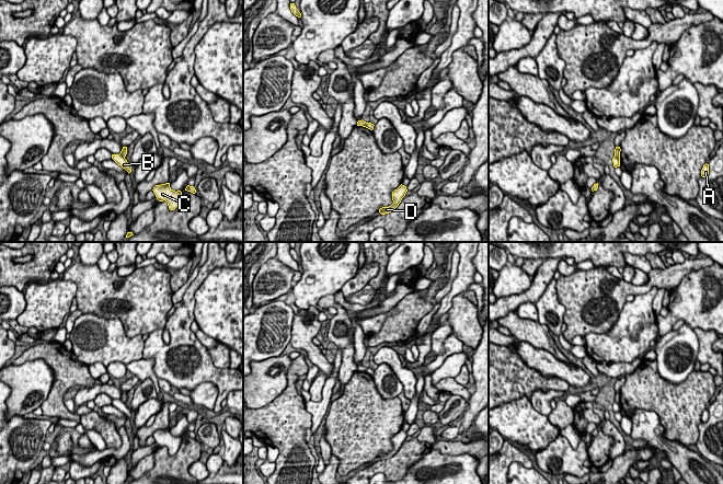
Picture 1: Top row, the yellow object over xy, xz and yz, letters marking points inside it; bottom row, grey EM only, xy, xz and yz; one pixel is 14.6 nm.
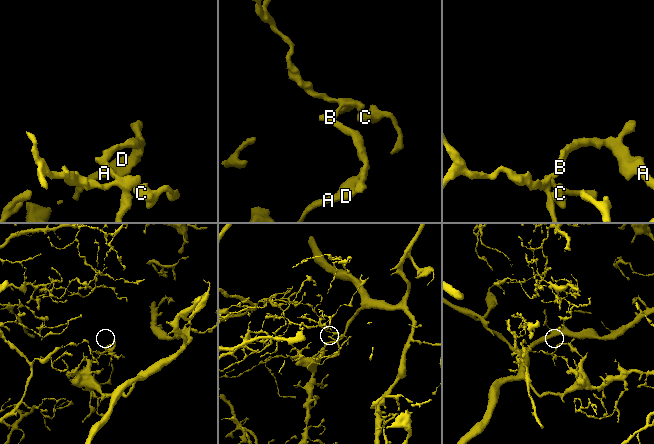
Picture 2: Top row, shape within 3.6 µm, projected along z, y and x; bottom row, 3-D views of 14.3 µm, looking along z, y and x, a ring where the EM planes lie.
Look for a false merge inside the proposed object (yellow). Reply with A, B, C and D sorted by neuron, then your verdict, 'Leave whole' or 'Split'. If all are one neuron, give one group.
Groups: A D / B C. Split

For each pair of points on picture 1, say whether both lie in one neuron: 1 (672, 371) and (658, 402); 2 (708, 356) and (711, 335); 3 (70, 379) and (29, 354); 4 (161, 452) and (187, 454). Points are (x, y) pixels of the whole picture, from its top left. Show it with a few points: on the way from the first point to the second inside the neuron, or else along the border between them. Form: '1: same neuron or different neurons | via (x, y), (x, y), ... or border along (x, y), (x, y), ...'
1: different neurons | border along (655, 360), (657, 372), (674, 383), (691, 371)
2: same neuron | via (708, 350), (708, 341)
3: same neuron | via (61, 368), (47, 354), (39, 354)
4: same neuron | via (168, 459), (181, 459)

